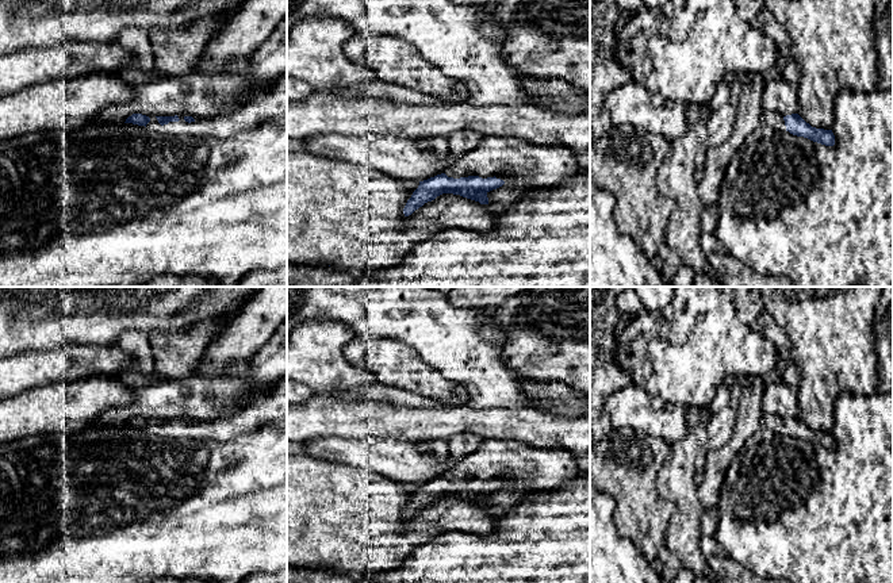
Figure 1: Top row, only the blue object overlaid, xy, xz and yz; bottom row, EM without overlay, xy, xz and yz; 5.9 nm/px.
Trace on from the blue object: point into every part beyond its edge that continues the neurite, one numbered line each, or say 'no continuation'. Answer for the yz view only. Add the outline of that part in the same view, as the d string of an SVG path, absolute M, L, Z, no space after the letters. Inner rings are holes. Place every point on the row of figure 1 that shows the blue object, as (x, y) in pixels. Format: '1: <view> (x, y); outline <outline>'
1: yz (773, 119); outline M763 111L762 122L778 131L786 131L783 115L781 114Z

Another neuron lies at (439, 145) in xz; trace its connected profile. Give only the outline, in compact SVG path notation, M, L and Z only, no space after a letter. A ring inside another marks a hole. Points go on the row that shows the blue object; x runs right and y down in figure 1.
M436 135L417 139L422 146L432 150L438 158L456 158L449 150L448 138Z

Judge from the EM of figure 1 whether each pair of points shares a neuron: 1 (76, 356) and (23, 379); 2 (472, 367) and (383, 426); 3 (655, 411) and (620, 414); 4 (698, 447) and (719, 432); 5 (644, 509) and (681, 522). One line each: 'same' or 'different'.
1: same
2: different
3: same
4: different
5: different

